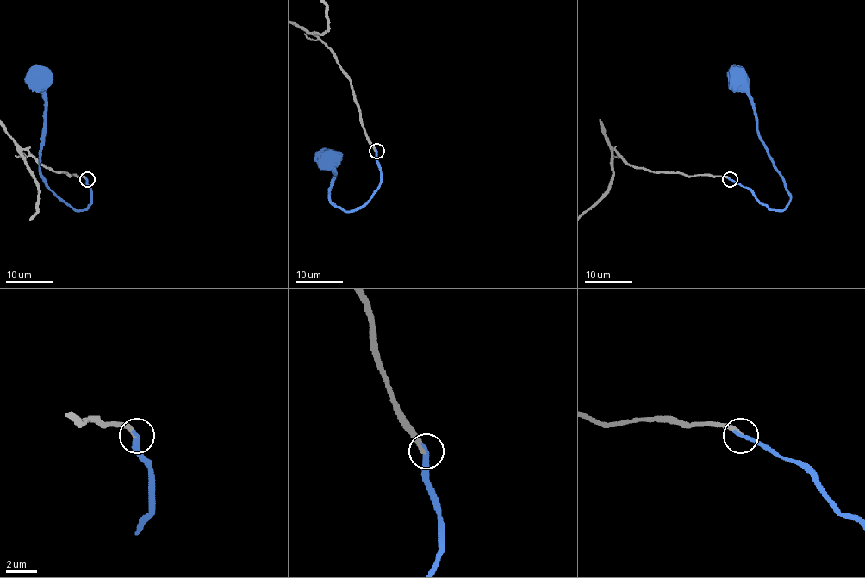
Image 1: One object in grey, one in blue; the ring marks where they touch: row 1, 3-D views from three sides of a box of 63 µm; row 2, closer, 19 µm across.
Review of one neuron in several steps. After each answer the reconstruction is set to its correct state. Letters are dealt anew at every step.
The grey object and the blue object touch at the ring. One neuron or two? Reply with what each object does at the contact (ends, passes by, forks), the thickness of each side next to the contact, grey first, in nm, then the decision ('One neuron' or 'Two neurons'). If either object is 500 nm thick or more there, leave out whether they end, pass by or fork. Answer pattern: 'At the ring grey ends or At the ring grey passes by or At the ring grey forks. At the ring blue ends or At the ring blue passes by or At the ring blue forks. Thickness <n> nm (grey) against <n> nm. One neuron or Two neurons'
At the ring grey ends. At the ring blue ends. Thickness 280 nm (grey) against 280 nm. One neuron

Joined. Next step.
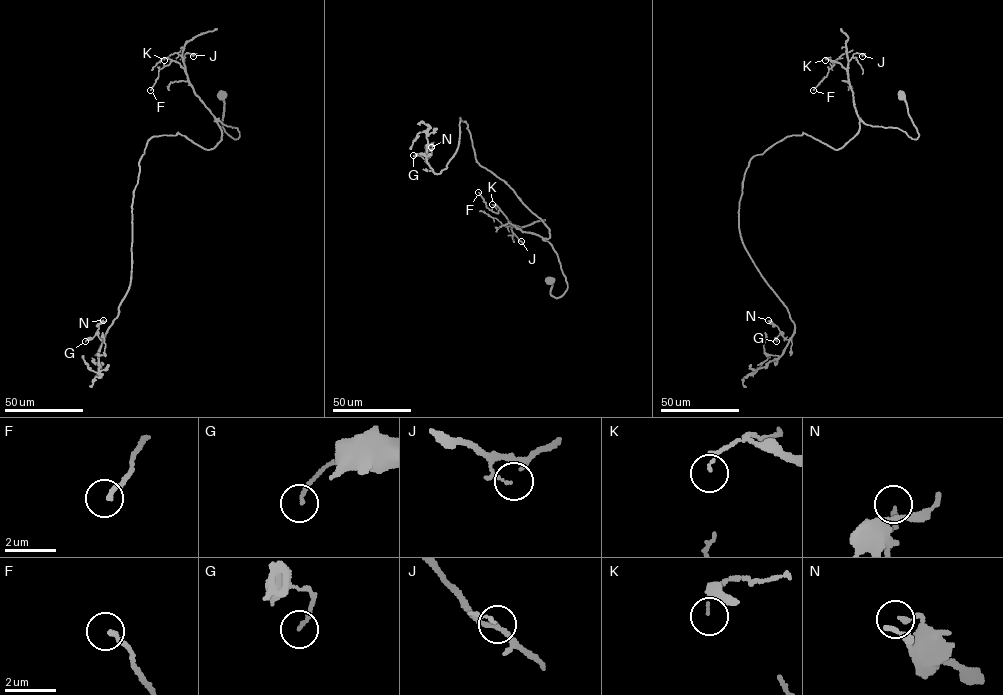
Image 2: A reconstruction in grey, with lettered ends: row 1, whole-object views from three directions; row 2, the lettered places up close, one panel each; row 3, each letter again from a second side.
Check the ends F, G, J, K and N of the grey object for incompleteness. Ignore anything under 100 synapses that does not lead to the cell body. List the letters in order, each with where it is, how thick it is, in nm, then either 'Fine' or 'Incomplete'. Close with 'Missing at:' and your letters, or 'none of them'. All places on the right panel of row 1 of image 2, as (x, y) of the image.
F: Place: (813, 90). Thickness 170 nm. Fine
G: Place: (776, 341). Thickness 120 nm. Fine
J: Place: (862, 56). Thickness 110 nm. Fine
K: Place: (825, 60). Thickness 100 nm. Fine
N: Place: (768, 320). Thickness 160 nm. Fine
Missing at: none of them

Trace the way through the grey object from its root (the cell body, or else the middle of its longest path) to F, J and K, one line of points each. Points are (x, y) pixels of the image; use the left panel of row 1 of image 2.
F: (221, 95), (222, 127), (237, 139), (238, 129), (213, 116), (178, 63), (172, 60), (160, 69), (150, 90)
J: (221, 95), (222, 127), (237, 139), (238, 129), (216, 118), (195, 94), (183, 62), (185, 54), (193, 56)
K: (221, 95), (222, 127), (237, 139), (238, 129), (213, 116), (195, 94), (183, 67), (164, 60)

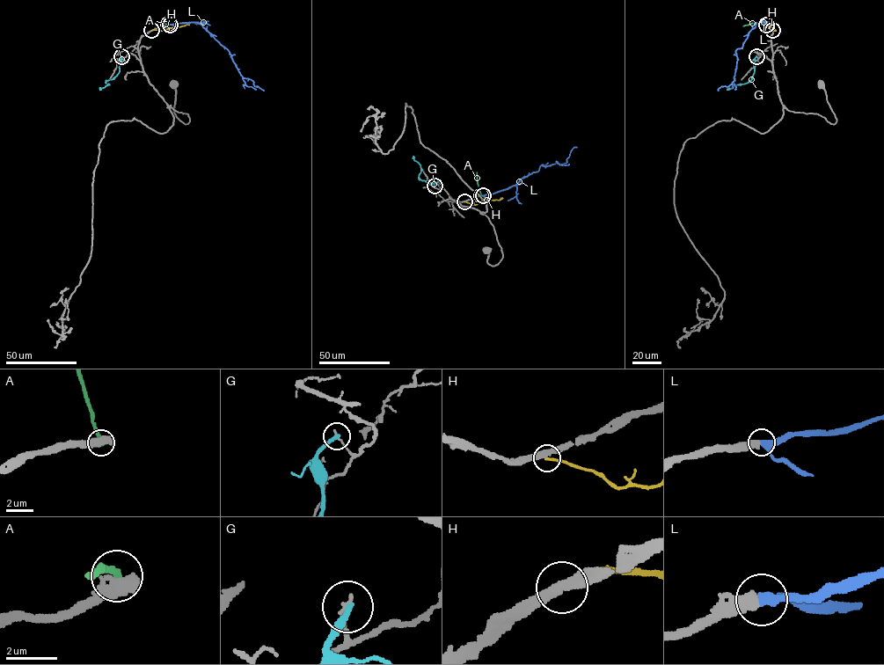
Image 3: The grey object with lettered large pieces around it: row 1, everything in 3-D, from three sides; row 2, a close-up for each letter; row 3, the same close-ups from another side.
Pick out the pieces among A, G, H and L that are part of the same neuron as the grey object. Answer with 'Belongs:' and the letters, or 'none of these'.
Belongs: L

